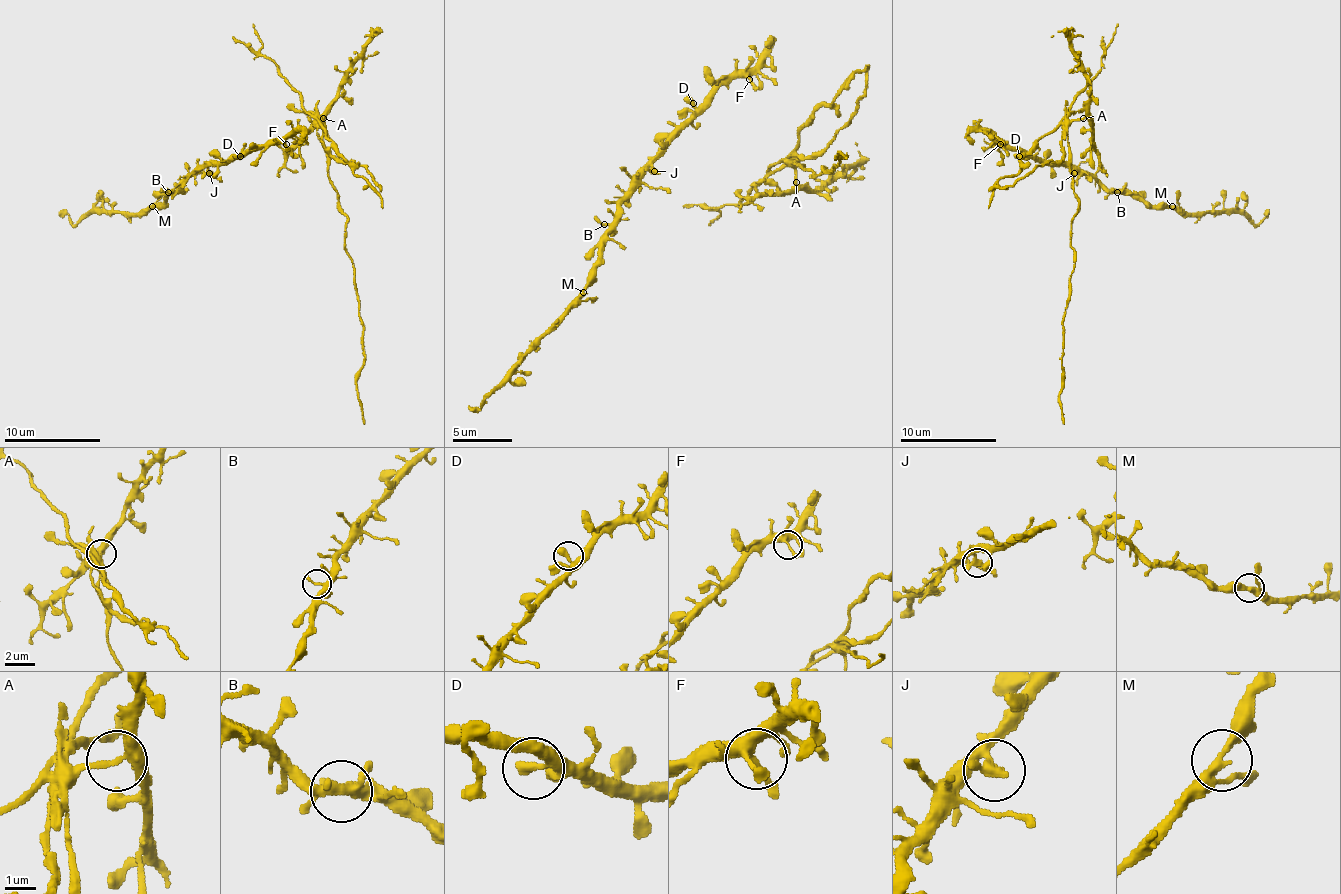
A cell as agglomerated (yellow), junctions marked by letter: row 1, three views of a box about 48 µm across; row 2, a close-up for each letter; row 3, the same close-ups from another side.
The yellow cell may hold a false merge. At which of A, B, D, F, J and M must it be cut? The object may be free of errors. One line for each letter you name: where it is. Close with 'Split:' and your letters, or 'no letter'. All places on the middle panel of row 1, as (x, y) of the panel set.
A: Place: (796, 182)
Split: A

